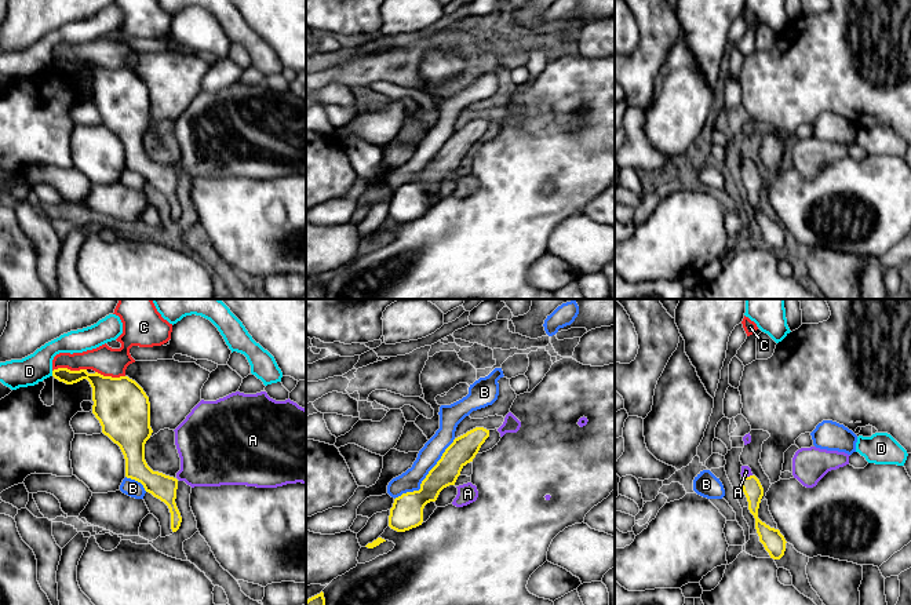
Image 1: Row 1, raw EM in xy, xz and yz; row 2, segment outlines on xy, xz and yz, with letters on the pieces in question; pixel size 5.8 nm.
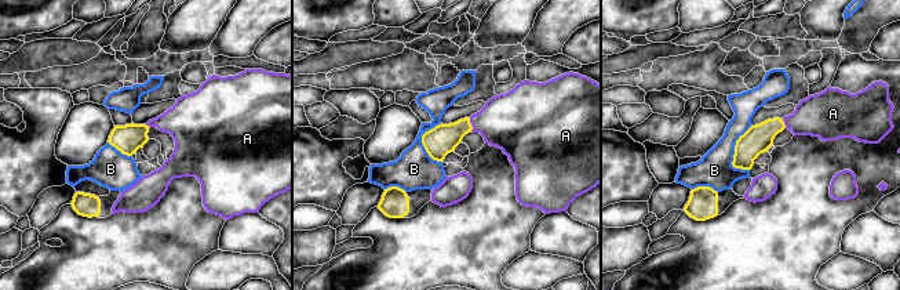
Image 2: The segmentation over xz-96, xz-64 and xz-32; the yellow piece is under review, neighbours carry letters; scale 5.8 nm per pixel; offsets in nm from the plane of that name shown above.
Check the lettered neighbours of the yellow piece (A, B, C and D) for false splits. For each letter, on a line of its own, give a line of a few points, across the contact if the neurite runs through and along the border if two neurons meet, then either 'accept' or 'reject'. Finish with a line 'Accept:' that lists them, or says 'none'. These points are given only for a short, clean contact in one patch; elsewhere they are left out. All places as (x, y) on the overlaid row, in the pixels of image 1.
A: accept
B: reject
C: reject
D: line xy (51, 371), (53, 375); reject
Accept: A

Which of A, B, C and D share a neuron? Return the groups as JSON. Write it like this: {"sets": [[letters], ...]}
{"sets": [["A"], ["B"], ["C"], ["D"]]}

